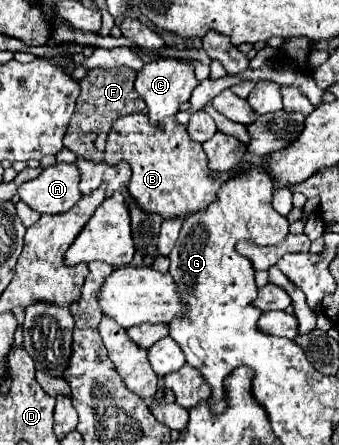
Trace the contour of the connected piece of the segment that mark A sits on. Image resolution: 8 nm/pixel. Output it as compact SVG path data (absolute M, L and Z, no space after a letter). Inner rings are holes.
M54 164L18 188L18 196L38 214L68 212L80 198L80 174L76 164Z

